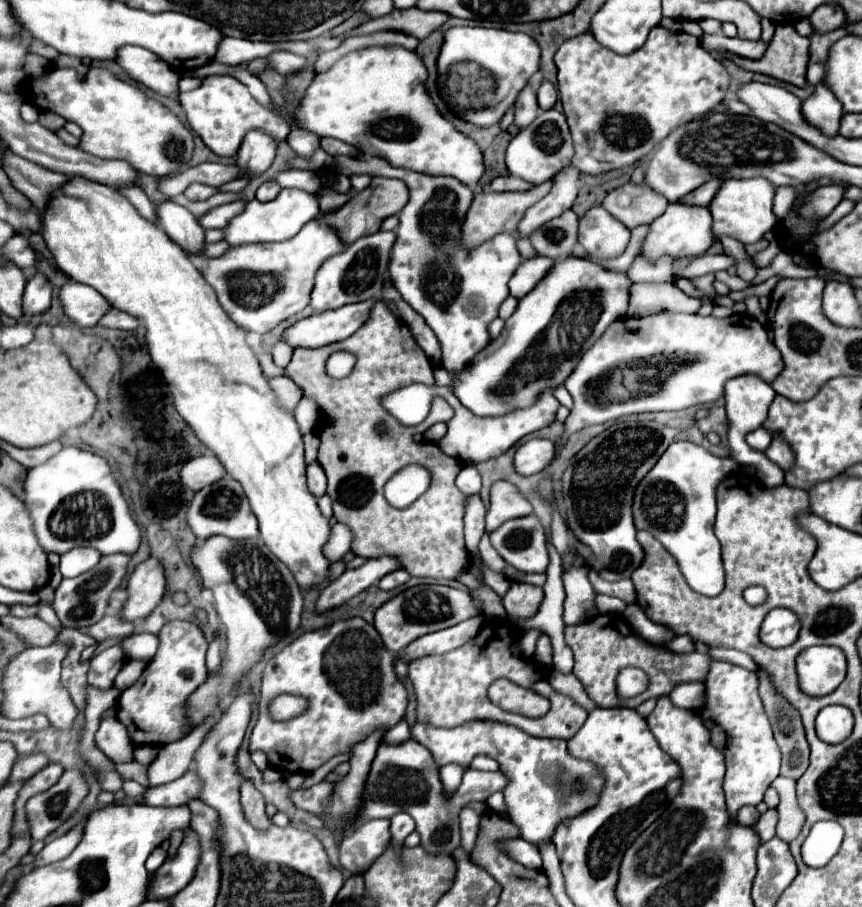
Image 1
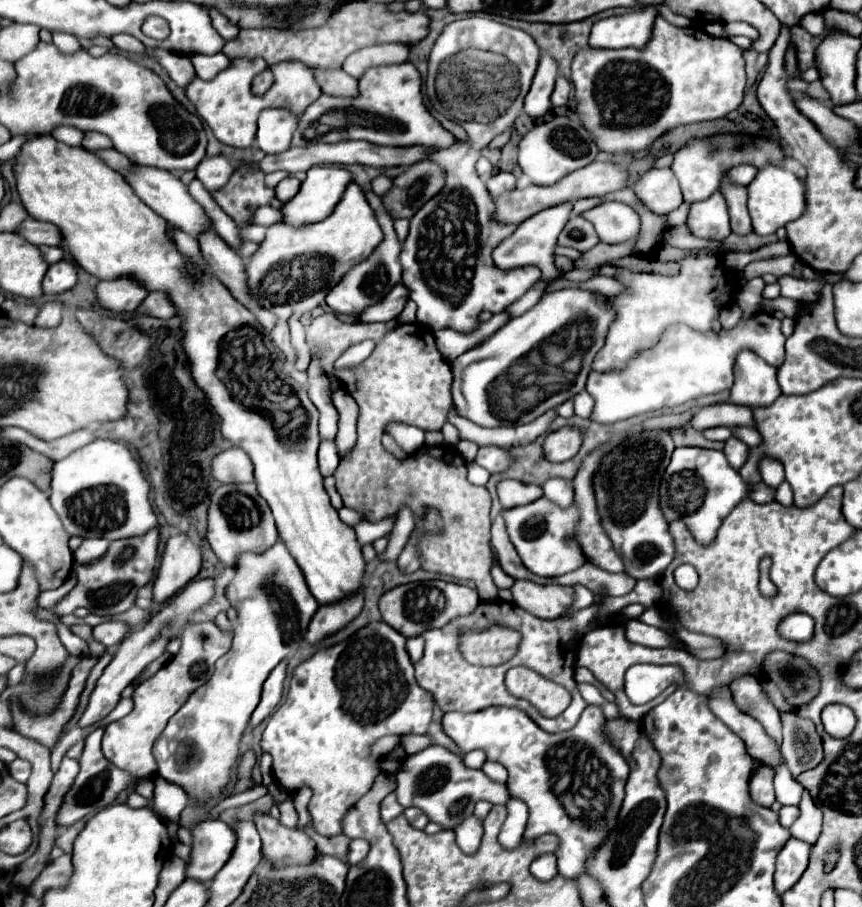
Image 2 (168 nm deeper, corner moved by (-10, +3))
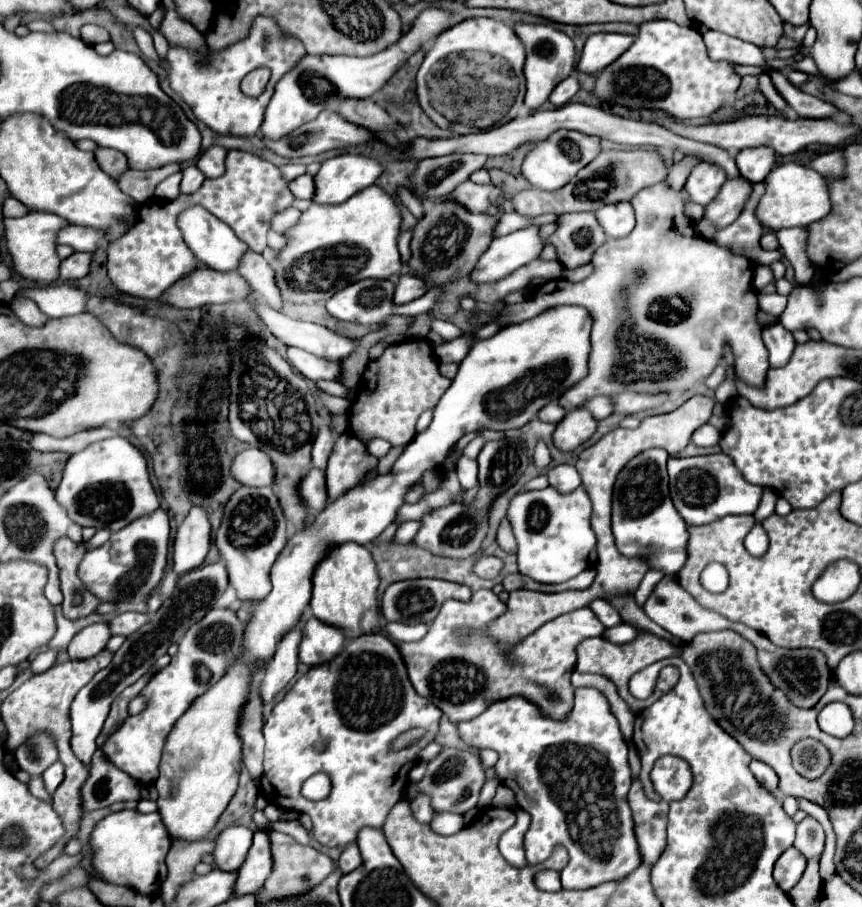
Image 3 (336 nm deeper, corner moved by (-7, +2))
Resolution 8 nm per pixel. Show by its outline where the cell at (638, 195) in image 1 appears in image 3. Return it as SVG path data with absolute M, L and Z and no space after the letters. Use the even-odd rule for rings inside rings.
M684 157L682 161L674 163L674 165L668 169L668 175L664 177L664 183L666 183L670 189L680 191L680 189L684 187L684 181L688 179L690 169L692 169L696 163L698 163L698 159L694 159L694 157Z

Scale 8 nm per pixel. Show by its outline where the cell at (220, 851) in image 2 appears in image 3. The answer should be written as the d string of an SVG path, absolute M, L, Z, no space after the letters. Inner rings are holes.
M226 827L214 839L214 867L222 871L236 871L242 865L250 845L252 831L248 827Z

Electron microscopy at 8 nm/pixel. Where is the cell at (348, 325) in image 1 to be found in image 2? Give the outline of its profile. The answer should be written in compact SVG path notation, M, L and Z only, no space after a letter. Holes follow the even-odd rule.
M397 284L379 304L363 310L361 322L389 322L389 320L395 320L401 314L401 310L405 308L407 300L409 300L407 286Z

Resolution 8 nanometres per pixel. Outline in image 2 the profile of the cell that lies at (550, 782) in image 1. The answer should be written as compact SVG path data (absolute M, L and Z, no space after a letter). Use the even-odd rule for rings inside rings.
M589 704L575 728L549 734L519 708L493 706L475 714L447 712L443 716L443 730L463 752L485 750L489 760L507 768L511 796L523 800L529 808L525 840L535 840L543 834L559 836L559 874L575 880L585 874L587 858L603 846L603 840L615 828L629 776L619 748L603 732L605 722L601 706Z

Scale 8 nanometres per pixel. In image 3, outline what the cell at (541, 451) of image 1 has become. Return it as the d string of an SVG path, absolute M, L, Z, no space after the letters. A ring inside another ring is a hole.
M578 407L570 411L564 417L564 421L556 425L552 441L560 451L574 451L584 441L588 441L594 431L596 431L596 421L584 407Z

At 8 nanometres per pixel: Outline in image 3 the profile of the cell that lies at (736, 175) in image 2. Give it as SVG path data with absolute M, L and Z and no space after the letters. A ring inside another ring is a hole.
M756 147L756 149L744 149L736 155L738 171L744 179L750 183L760 183L774 167L776 151L770 147Z

